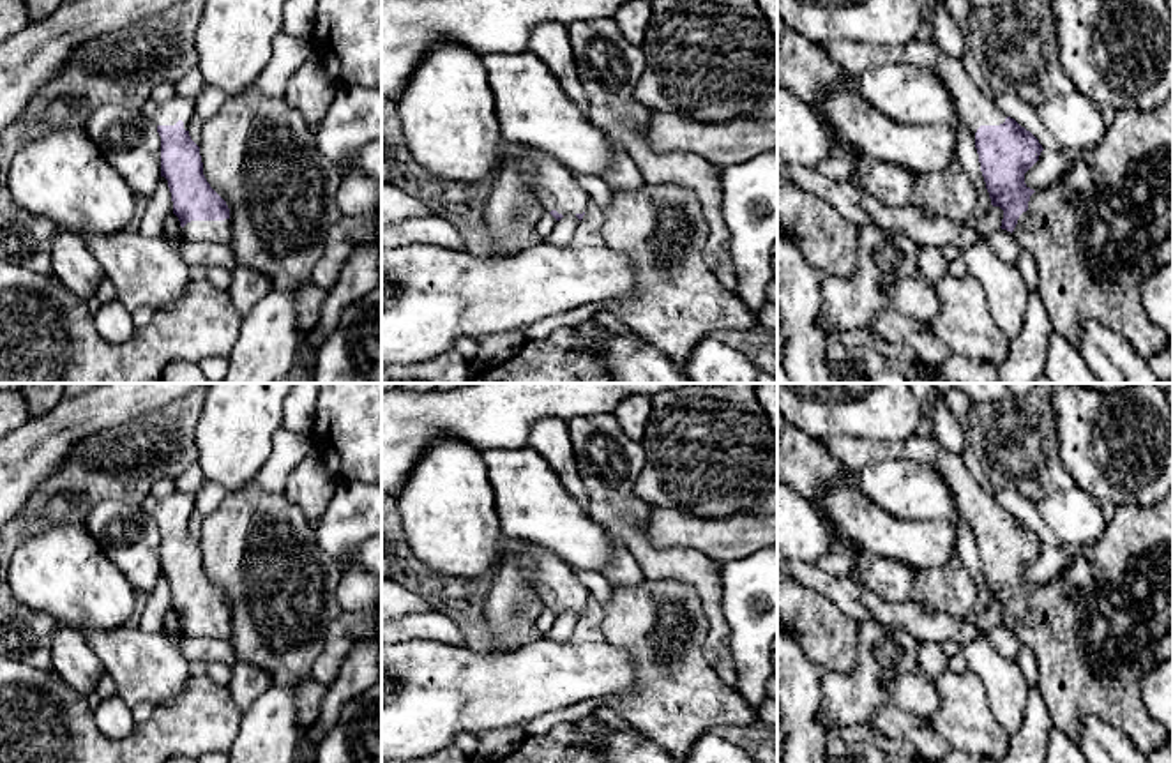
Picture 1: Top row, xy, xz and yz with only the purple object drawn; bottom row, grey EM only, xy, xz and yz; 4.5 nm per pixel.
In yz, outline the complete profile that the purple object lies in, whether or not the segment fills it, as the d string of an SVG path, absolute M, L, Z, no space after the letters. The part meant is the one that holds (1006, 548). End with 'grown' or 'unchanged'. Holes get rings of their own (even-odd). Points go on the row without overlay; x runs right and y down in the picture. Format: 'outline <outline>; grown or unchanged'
outline M933 434L912 436L904 442L882 442L853 436L816 438L843 466L859 470L887 459L910 459L935 468L954 495L957 517L975 530L980 567L993 602L1003 606L1002 625L1025 643L1037 666L1037 687L1053 726L1078 742L1081 722L1095 717L1118 728L1141 752L1150 752L1168 740L1162 722L1154 719L1141 699L1141 682L1157 664L1173 657L1173 489L1147 507L1120 505L1099 540L1086 548L1072 563L1044 585L1025 579L1025 569L1044 546L1039 535L1007 512L988 495L970 473L963 456L949 452Z; grown

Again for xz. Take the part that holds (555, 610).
outline M537 544L523 555L523 563L544 604L556 616L564 611L583 615L590 592L574 567Z; grown

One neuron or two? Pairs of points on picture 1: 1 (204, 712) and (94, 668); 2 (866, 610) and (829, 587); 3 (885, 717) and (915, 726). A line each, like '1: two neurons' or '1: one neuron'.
1: two neurons
2: one neuron
3: one neuron

